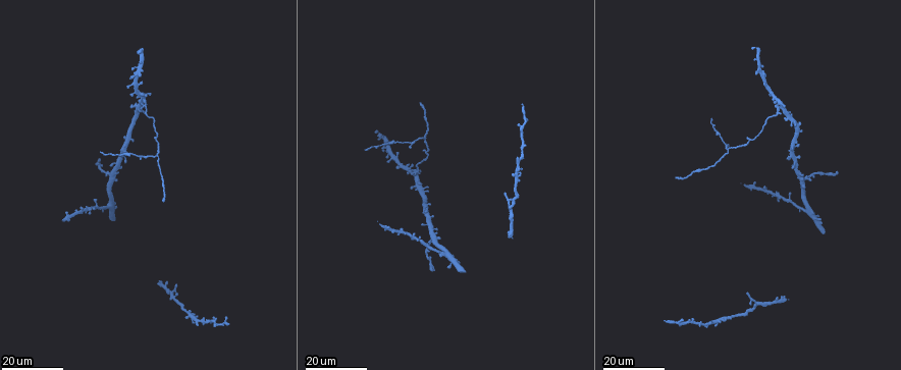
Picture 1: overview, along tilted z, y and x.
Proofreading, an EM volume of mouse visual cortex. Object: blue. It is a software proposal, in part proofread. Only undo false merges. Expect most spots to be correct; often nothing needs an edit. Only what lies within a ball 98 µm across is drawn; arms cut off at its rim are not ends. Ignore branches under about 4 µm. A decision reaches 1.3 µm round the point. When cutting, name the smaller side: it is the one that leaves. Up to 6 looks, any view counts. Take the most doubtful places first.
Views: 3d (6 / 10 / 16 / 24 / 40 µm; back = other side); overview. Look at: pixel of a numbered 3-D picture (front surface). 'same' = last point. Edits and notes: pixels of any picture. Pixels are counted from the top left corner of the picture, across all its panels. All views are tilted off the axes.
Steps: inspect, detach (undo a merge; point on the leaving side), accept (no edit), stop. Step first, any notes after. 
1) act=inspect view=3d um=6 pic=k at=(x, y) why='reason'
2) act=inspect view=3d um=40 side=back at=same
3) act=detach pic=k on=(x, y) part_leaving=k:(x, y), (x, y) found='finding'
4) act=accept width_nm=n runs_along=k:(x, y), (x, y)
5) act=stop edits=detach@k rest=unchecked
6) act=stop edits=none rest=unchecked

act=inspect view=3d um=16 pic=1 at=(140, 102) why='three-way junction'

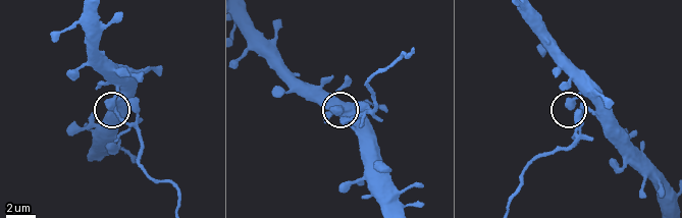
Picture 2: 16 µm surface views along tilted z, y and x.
act=inspect view=3d um=6 pic=2 at=(343, 118)

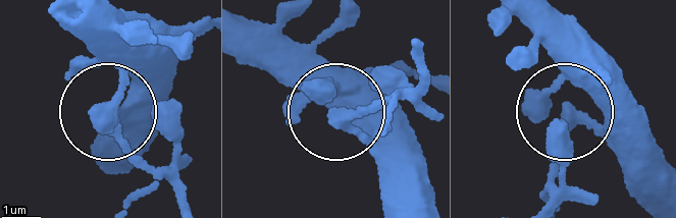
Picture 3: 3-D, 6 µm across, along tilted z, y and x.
act=detach pic=3 on=(178, 130) width_nm=320 part_leaving=3:(121, 143), (166, 174), (180, 208) found='two neurons meet here'

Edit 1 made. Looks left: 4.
act=inspect view=overview

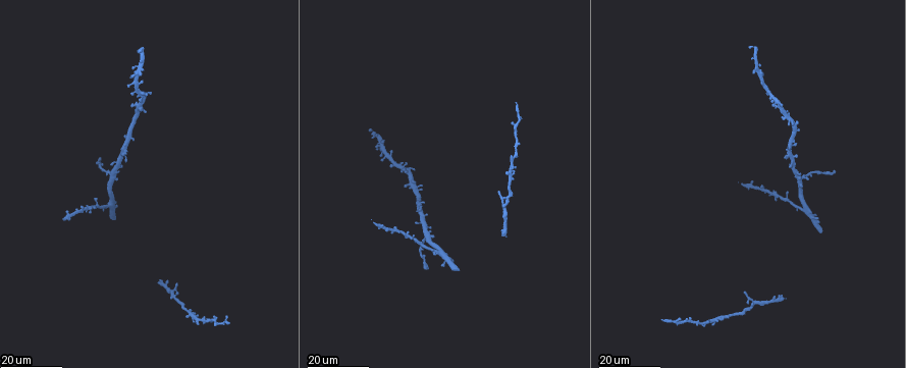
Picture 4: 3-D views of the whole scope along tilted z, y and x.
act=inspect view=3d um=16 pic=4 at=(440, 255)

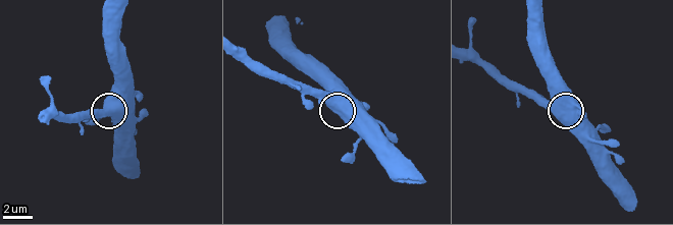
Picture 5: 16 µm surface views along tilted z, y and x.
act=inspect view=3d um=10 pic=5 at=(329, 103) why='zoom in'

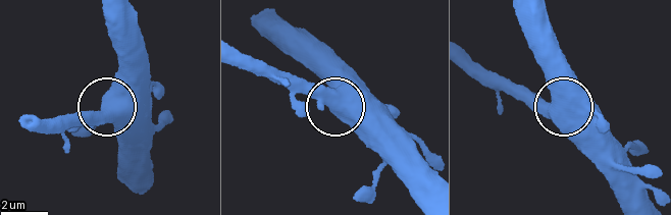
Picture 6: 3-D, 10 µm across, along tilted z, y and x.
act=accept width_nm=570 found='all the same neuron'

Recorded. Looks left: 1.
act=stop edits=detach@3 rest=unchecked

